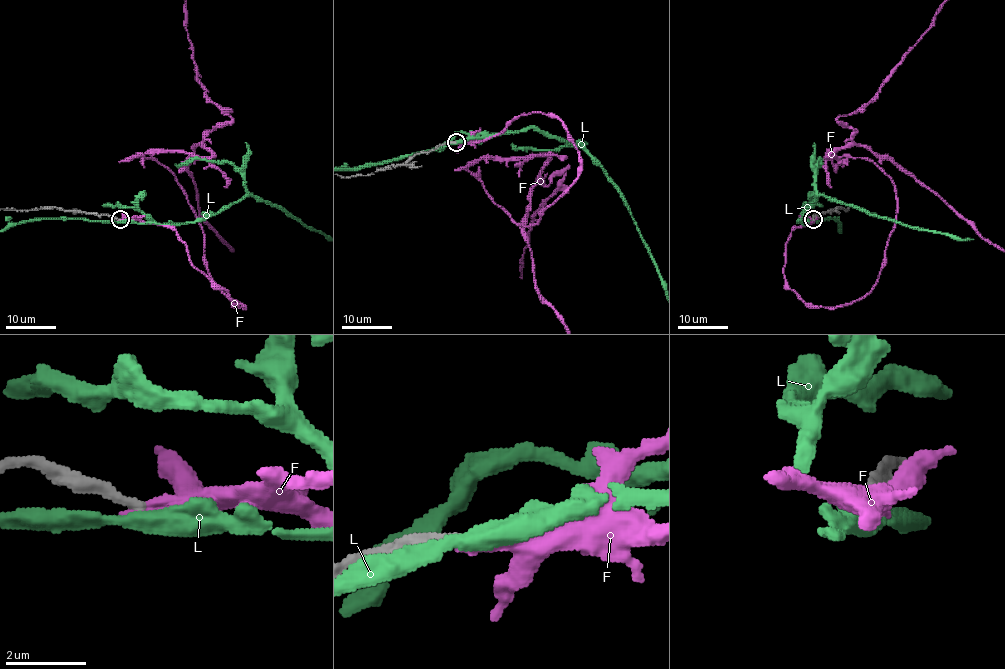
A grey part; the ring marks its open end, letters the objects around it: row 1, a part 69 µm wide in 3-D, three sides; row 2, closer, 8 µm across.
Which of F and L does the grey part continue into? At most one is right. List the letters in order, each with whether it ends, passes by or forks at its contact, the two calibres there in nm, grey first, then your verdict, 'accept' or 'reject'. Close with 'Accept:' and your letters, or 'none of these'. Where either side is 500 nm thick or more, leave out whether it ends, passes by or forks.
F: it ends there; 240 nm thick on the grey side, 420 nm on the other; reject
L: it passes by; 240 nm thick on the grey side, 400 nm on the other; reject
Accept: none of these

